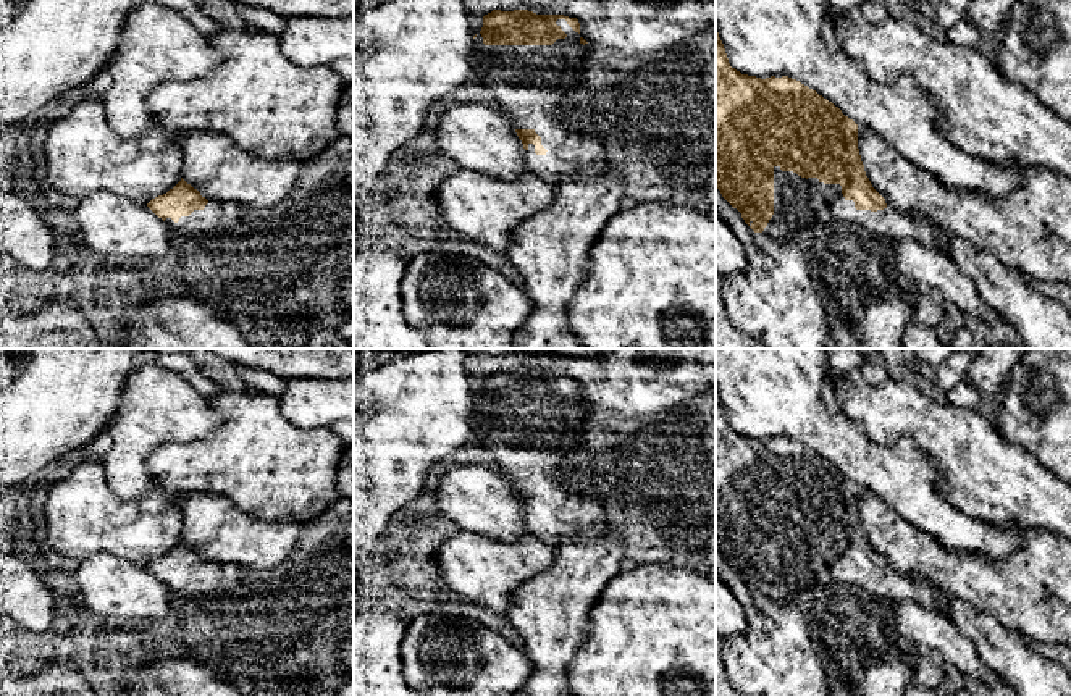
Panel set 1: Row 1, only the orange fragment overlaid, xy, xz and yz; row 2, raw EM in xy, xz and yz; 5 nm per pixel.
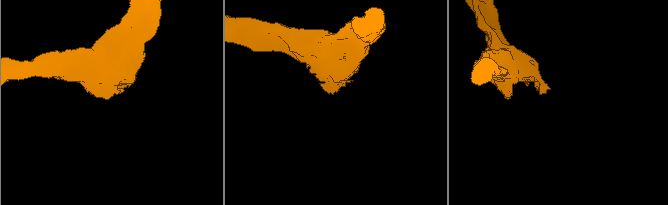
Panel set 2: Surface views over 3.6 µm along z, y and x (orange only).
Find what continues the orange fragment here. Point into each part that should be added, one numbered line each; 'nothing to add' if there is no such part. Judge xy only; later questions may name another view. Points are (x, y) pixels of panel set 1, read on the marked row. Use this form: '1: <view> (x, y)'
1: xy (218, 217)

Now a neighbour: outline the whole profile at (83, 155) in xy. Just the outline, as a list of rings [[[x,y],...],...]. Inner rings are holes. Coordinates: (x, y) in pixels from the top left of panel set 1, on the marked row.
[[[86,99],[48,126],[47,181],[78,200],[103,191],[147,205],[181,181],[183,134],[155,119],[144,136],[120,139],[107,123],[103,100]]]

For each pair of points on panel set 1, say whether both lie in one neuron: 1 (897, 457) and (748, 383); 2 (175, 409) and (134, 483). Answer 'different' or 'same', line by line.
1: same
2: same

